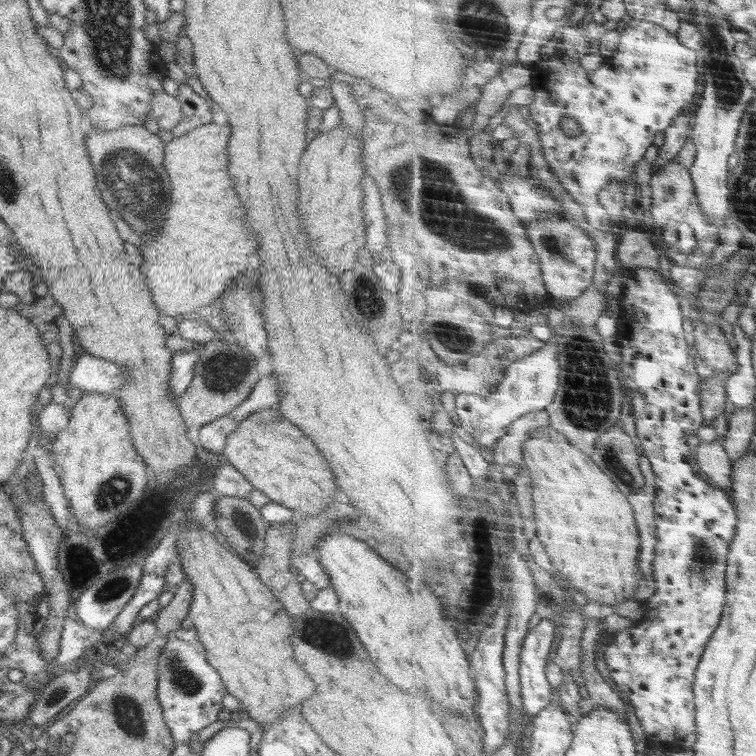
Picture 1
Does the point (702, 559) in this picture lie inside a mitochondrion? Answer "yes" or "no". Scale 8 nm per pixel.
yes

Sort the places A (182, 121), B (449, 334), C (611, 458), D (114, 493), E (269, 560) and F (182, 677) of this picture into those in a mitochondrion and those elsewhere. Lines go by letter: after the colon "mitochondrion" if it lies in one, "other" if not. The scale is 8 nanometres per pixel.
A: other
B: mitochondrion
C: mitochondrion
D: mitochondrion
E: other
F: mitochondrion

